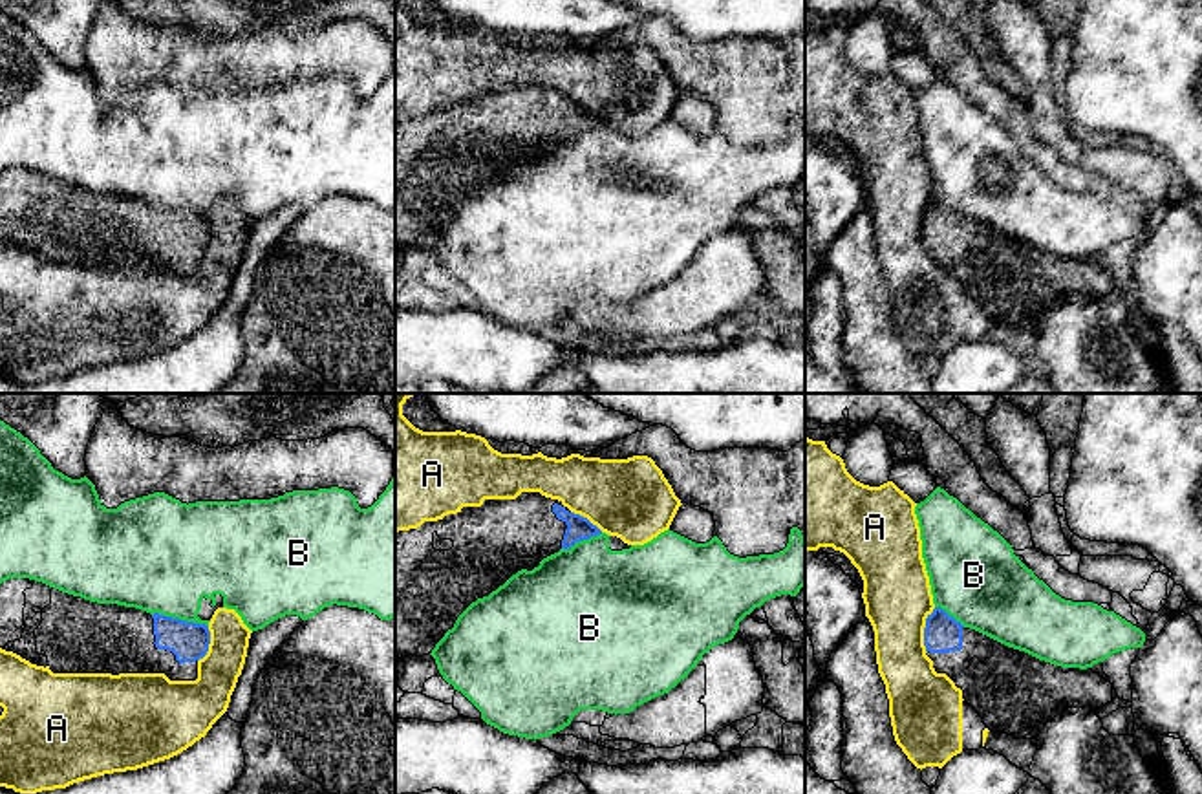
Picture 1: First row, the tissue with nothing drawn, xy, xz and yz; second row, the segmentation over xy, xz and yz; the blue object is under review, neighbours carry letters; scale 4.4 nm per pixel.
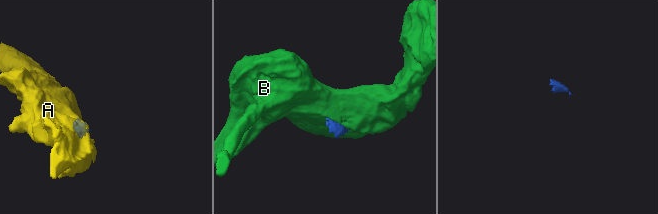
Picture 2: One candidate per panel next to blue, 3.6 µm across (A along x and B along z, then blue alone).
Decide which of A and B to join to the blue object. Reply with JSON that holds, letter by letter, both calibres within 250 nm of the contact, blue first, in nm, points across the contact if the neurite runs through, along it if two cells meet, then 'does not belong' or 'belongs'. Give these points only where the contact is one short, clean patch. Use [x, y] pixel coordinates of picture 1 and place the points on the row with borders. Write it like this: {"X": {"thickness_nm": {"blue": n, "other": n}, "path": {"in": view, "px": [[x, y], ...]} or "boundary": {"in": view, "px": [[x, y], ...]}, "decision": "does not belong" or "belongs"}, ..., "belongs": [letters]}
{"A": {"thickness_nm": {"blue": 170, "other": 300}, "boundary": {"in": "yz", "px": [[935, 608], [926, 619], [926, 652]]}, "decision": "does not belong"}, "B": {"thickness_nm": {"blue": 170, "other": 440}, "boundary": {"in": "xy", "px": [[152, 613], [207, 626]]}, "decision": "does not belong"}, "belongs": []}

